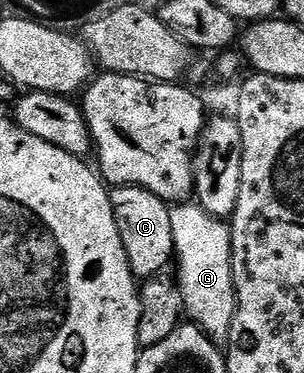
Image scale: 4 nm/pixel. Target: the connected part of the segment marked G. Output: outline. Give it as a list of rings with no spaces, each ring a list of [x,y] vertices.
[[[192,201],[171,208],[170,225],[176,238],[175,258],[178,263],[180,259],[178,286],[187,318],[211,339],[227,340],[238,306],[232,272],[232,228],[223,218],[212,215]]]

